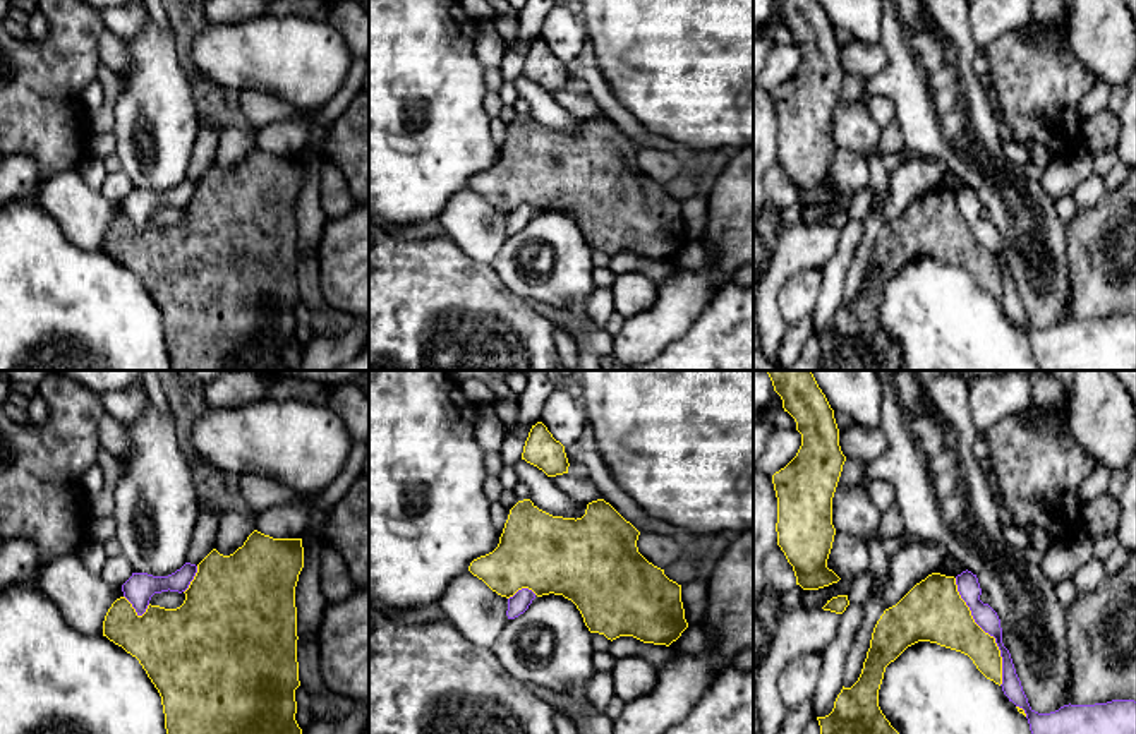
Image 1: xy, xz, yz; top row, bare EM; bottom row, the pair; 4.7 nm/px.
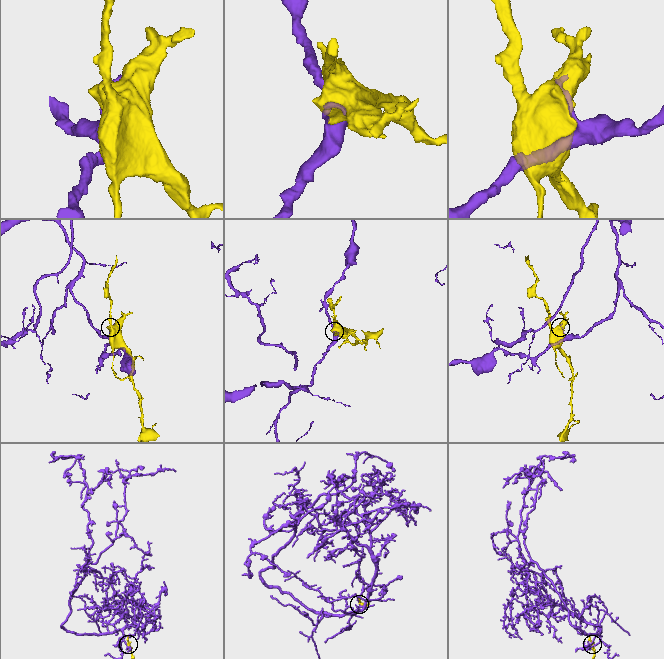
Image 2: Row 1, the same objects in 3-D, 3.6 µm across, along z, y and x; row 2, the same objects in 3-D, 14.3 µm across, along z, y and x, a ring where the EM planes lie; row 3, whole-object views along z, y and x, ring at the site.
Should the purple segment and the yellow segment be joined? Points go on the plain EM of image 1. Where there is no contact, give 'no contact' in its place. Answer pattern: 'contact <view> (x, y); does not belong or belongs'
contact yz (987, 247); does not belong

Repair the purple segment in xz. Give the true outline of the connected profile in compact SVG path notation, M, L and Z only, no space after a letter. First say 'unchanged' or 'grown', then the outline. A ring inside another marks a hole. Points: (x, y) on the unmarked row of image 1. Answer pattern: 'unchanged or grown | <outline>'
unchanged | M529 204L518 206L513 213L508 214L508 226L506 226L508 235L515 235L520 230L523 230L534 214L535 209L532 206Z

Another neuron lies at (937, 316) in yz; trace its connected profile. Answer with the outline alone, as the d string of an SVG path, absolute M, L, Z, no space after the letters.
M918 257L885 283L879 322L901 352L901 370L1042 370L1028 334L1004 310L1002 302L987 295L968 271L937 259Z

